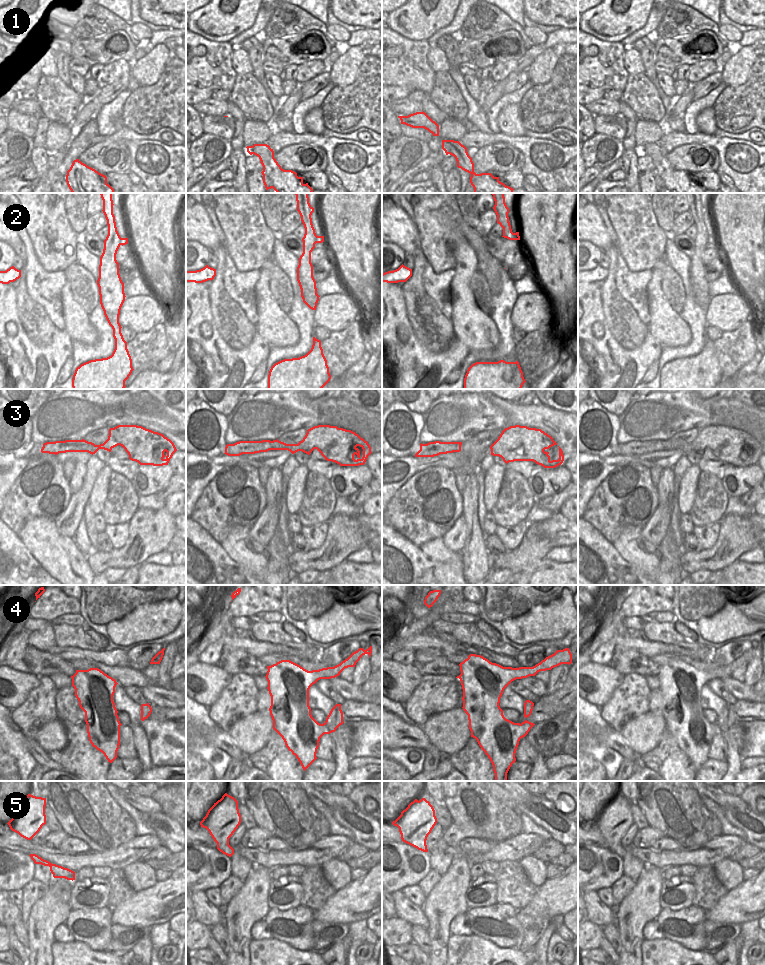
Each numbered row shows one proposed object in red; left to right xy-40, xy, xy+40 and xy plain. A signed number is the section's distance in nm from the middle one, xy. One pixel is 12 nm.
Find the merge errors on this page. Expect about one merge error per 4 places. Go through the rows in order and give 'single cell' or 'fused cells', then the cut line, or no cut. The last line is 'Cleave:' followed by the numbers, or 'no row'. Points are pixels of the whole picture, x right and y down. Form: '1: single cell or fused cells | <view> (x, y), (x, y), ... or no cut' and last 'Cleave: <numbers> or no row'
1: single cell | no cut
2: fused cells | xy+40 (509, 224), (507, 228), (503, 228)
3: single cell | no cut
4: single cell | no cut
5: single cell | no cut
Cleave: 2

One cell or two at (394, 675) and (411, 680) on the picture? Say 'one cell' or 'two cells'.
one cell

